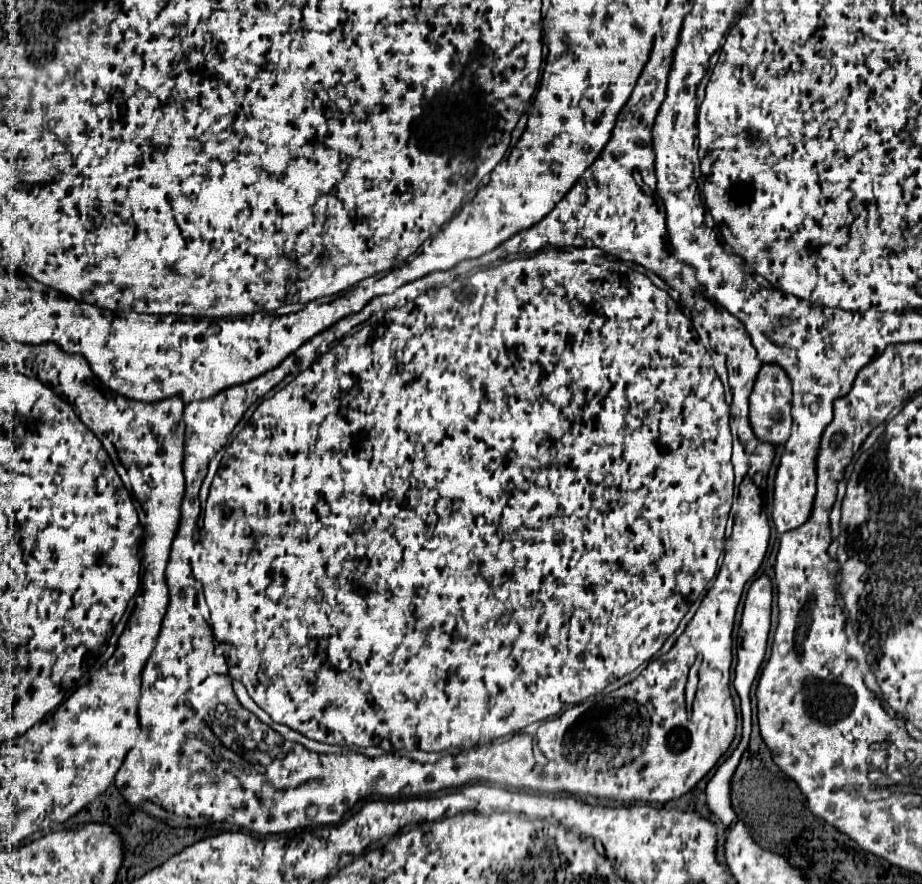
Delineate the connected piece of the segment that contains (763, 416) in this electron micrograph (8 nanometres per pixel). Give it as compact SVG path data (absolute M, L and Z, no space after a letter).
M763 365L759 371L759 377L755 381L751 399L749 399L749 419L751 427L759 441L771 443L771 445L783 445L789 439L791 429L791 381L785 375L785 371L779 365Z

